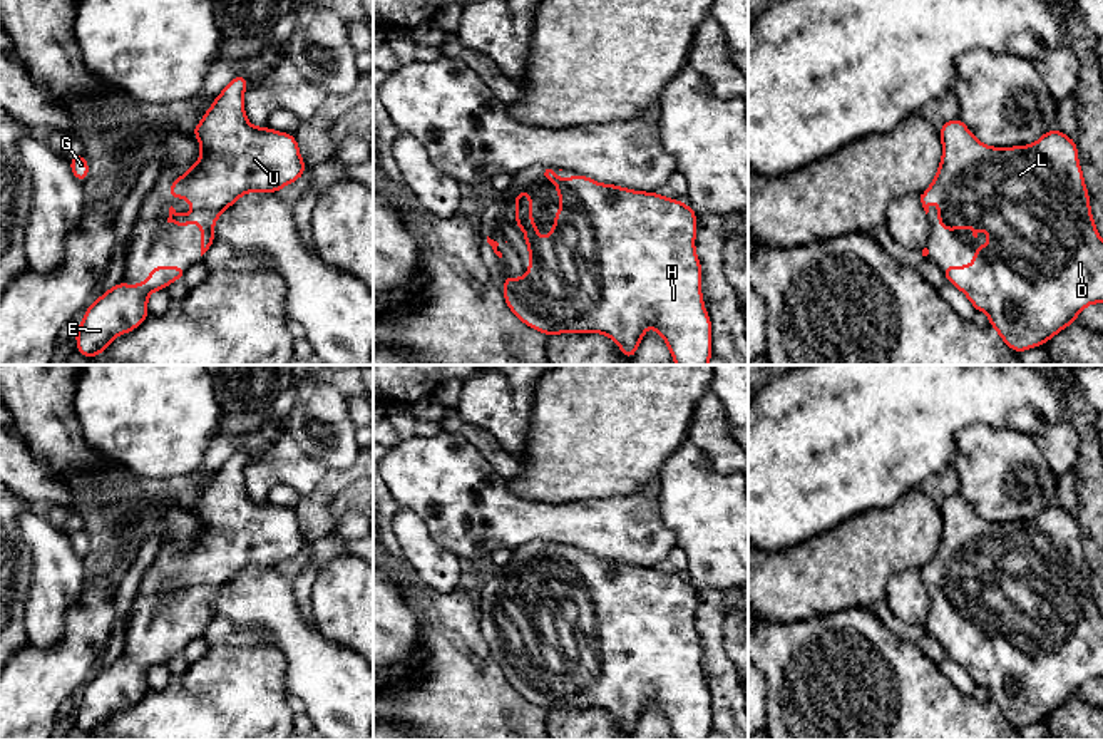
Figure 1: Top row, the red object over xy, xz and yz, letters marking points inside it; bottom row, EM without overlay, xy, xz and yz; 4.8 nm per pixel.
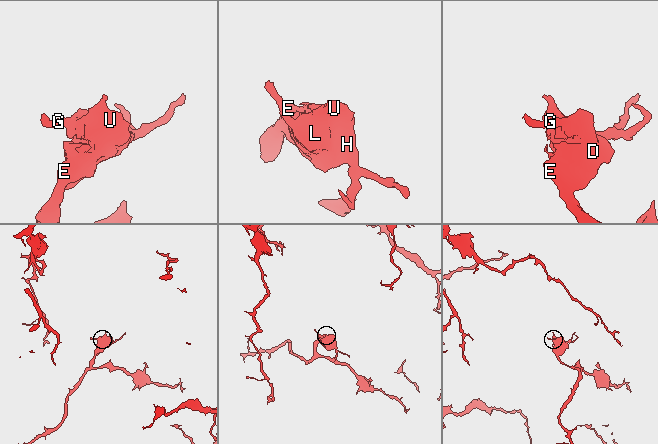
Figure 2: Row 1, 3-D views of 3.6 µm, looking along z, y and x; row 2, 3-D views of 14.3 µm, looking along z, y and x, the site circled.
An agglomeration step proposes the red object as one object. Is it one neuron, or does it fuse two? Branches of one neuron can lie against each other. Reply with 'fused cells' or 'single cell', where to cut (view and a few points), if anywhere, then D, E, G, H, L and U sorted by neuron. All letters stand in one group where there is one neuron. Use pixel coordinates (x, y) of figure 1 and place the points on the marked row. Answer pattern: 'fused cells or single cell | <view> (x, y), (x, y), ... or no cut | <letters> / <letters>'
single cell | no cut | D E G H L U

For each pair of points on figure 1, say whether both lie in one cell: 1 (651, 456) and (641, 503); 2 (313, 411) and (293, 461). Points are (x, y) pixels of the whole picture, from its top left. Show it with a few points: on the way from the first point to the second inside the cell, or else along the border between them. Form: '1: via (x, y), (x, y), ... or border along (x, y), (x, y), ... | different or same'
1: border along (643, 489), (605, 499) | different
2: border along (285, 427), (305, 454), (328, 469) | different

